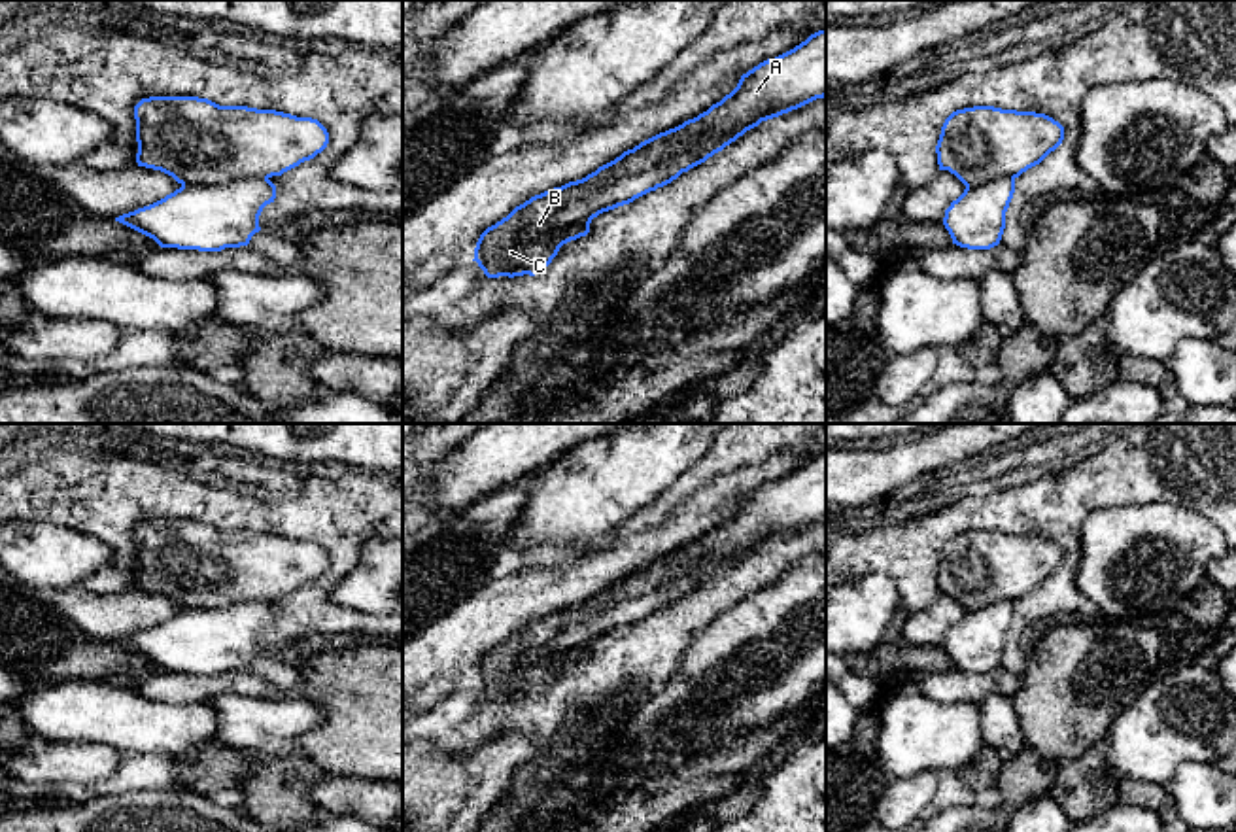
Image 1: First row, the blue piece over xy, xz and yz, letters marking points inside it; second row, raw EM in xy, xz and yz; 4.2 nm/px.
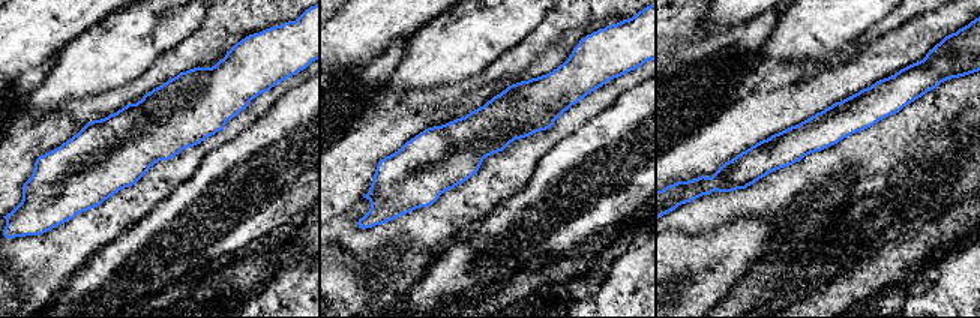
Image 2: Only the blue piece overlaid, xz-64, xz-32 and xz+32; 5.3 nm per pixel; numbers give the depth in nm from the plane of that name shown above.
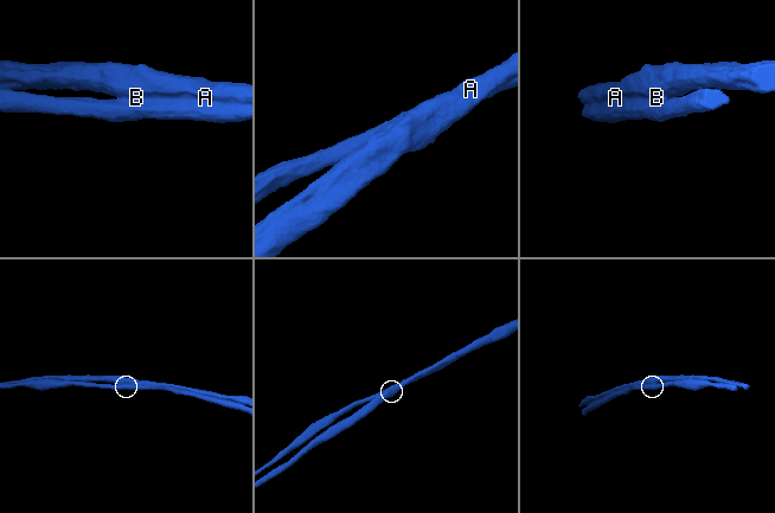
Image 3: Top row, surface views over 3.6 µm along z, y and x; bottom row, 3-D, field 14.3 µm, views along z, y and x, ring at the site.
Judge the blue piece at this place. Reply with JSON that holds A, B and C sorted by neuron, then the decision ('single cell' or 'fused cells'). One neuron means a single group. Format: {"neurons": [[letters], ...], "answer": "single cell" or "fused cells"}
{"neurons": [["A", "C"], ["B"]], "answer": "fused cells"}

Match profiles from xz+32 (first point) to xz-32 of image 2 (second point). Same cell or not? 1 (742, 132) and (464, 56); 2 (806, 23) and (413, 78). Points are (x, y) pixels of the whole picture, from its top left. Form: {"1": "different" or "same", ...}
{"1": "different", "2": "same"}

